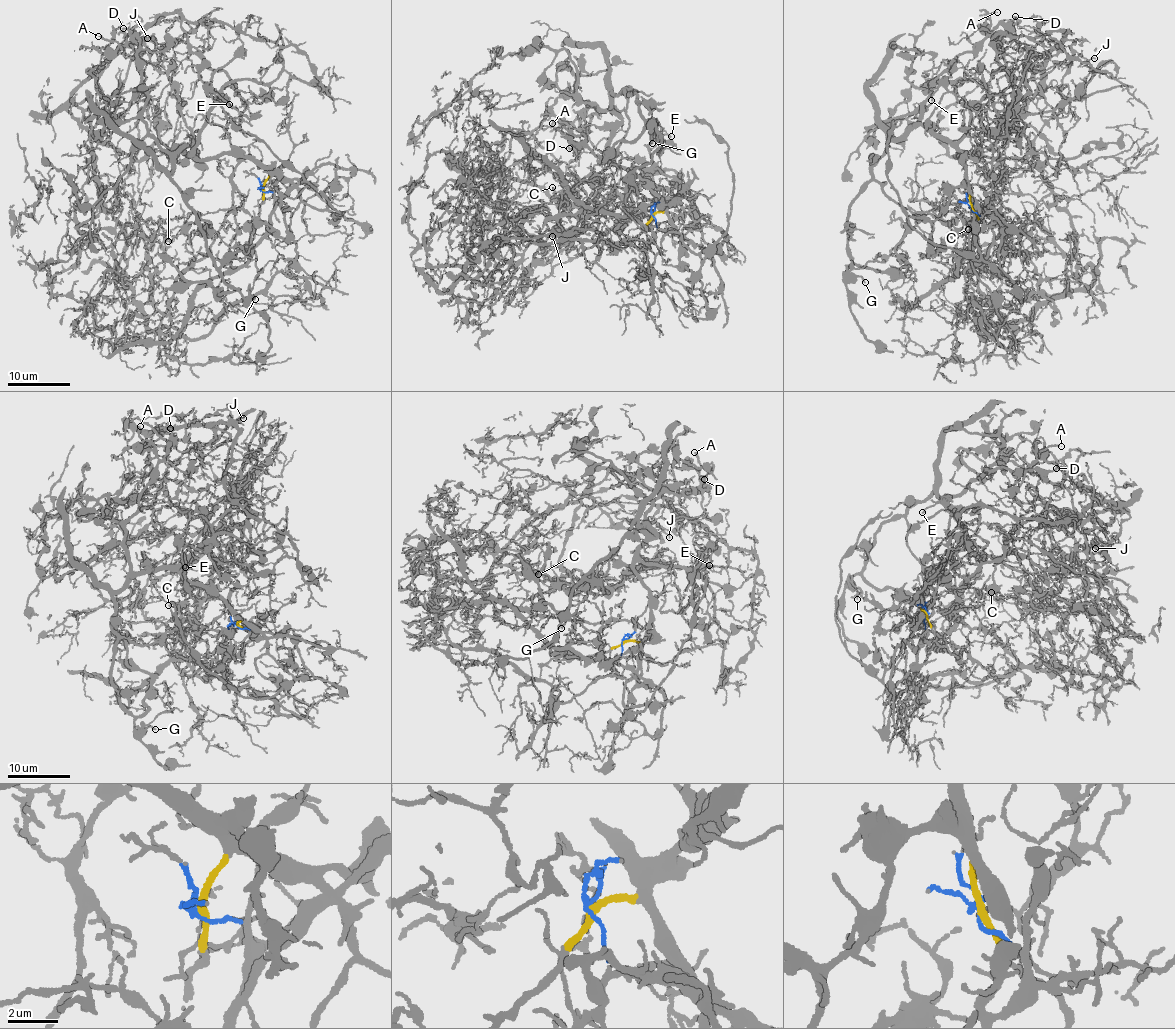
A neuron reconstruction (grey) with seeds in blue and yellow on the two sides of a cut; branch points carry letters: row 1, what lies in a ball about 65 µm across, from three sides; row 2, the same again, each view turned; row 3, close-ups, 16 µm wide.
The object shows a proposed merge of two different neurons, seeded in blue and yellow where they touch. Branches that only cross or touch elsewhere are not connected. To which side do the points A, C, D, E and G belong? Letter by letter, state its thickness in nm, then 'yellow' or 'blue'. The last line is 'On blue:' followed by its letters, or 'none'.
A: 130 nm | yellow
C: 200 nm | blue
D: 200 nm | yellow
E: 180 nm | yellow
G: 190 nm | yellow
On blue: C

